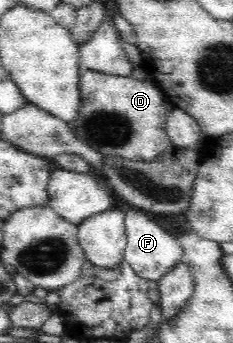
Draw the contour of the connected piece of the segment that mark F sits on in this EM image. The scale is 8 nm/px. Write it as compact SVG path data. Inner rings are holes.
M132 209L124 215L127 246L123 261L132 266L138 277L146 281L160 281L166 273L170 273L180 261L184 260L184 250L178 239L168 235L154 219L150 219L144 211Z

